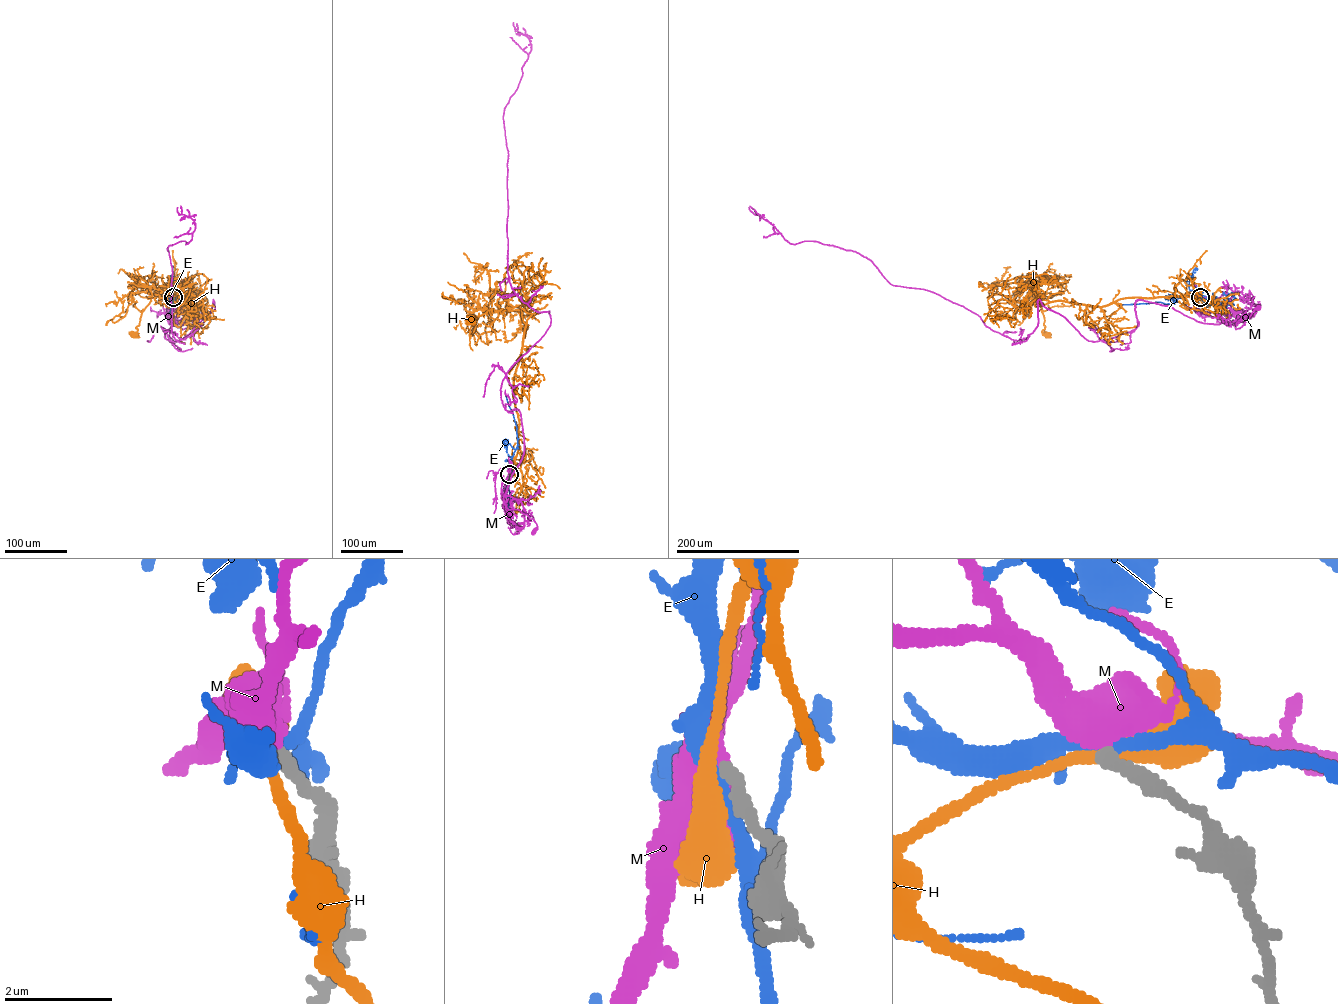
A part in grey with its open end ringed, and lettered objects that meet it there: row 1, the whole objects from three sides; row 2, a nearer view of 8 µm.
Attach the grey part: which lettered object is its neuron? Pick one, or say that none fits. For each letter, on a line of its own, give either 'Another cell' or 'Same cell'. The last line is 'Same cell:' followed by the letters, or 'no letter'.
E: Another cell
H: Another cell
M: Same cell
Same cell: M

